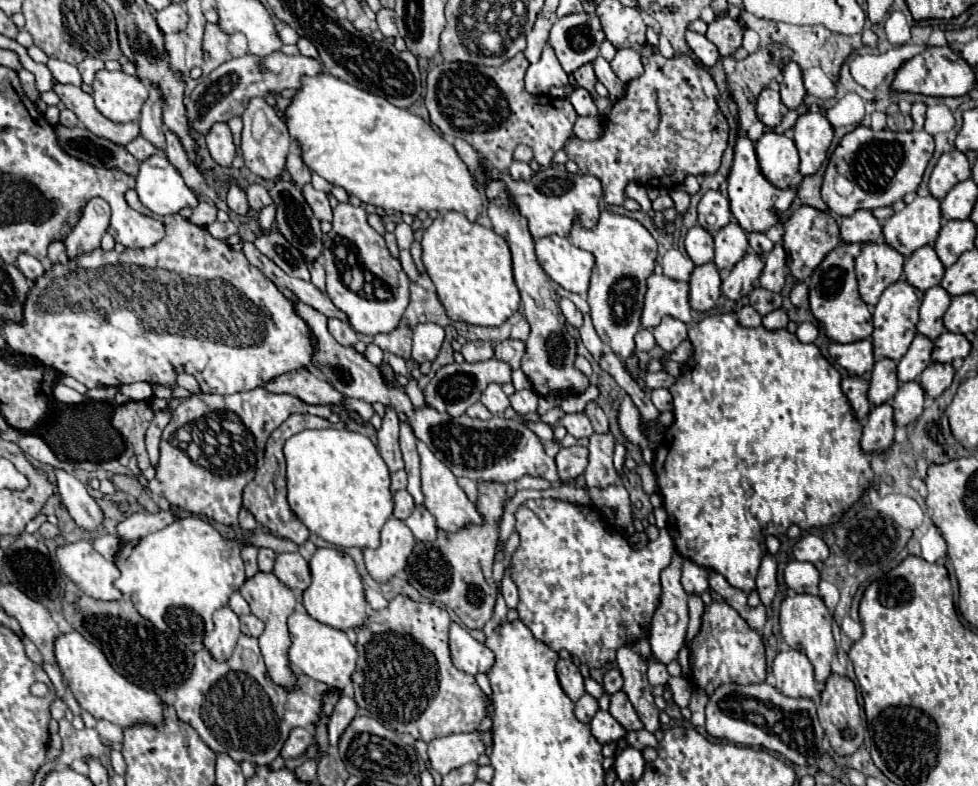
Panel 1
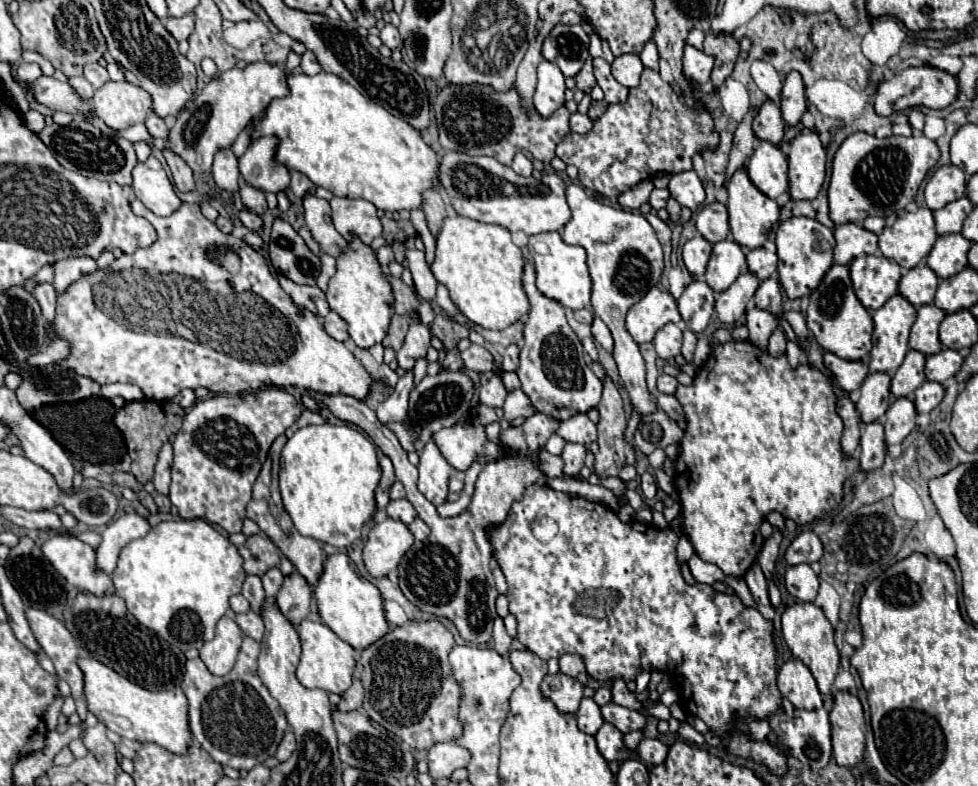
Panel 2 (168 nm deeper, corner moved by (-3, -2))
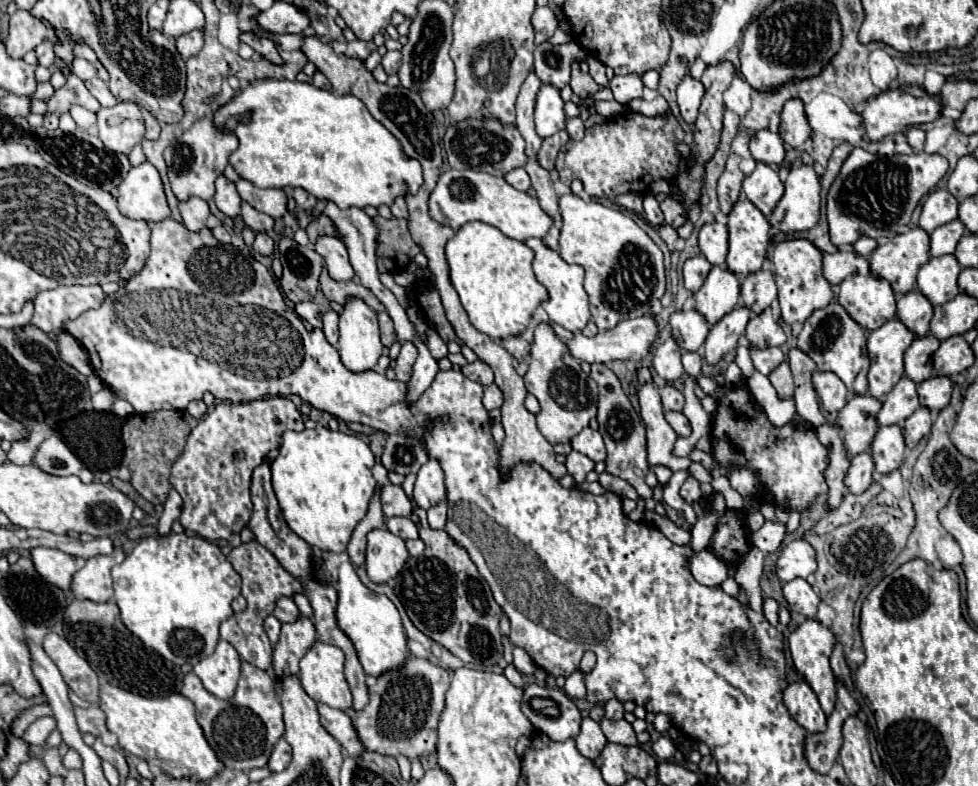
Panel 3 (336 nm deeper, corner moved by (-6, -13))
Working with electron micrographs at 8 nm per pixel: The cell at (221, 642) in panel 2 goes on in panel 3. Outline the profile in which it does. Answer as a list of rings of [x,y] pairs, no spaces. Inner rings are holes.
[[[220,640],[214,654],[202,658],[194,666],[194,674],[210,694],[228,700],[236,692],[236,682],[240,678],[240,656],[232,644]]]

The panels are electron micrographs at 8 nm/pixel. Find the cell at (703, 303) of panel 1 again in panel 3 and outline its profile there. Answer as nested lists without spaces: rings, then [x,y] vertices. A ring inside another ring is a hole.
[[[696,310],[674,312],[670,316],[670,328],[672,328],[672,338],[686,352],[696,352],[704,344],[710,330],[704,316],[700,316]]]

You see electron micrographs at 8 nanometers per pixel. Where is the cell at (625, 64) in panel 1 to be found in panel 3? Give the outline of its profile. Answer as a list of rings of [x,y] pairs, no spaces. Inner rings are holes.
[[[628,74],[628,76],[614,76],[610,80],[610,90],[614,94],[614,100],[620,104],[628,104],[634,98],[642,96],[642,80],[636,74]]]

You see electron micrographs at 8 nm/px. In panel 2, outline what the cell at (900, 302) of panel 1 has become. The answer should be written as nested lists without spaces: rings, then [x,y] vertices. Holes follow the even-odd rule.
[[[897,293],[871,315],[875,331],[869,371],[895,373],[909,351],[909,329],[917,319],[917,309]]]

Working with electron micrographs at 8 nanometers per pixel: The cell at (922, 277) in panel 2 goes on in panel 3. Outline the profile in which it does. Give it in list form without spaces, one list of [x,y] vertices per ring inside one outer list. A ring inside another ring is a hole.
[[[912,290],[898,296],[896,316],[904,326],[908,326],[908,330],[912,330],[914,336],[926,336],[932,320],[932,304],[918,290]]]

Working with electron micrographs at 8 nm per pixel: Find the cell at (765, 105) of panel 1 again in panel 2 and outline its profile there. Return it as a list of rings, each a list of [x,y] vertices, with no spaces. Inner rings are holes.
[[[767,99],[759,107],[757,117],[753,119],[753,131],[755,131],[755,135],[761,141],[769,141],[769,143],[779,145],[781,139],[783,139],[783,129],[785,129],[785,125],[783,125],[781,109],[771,99]]]

